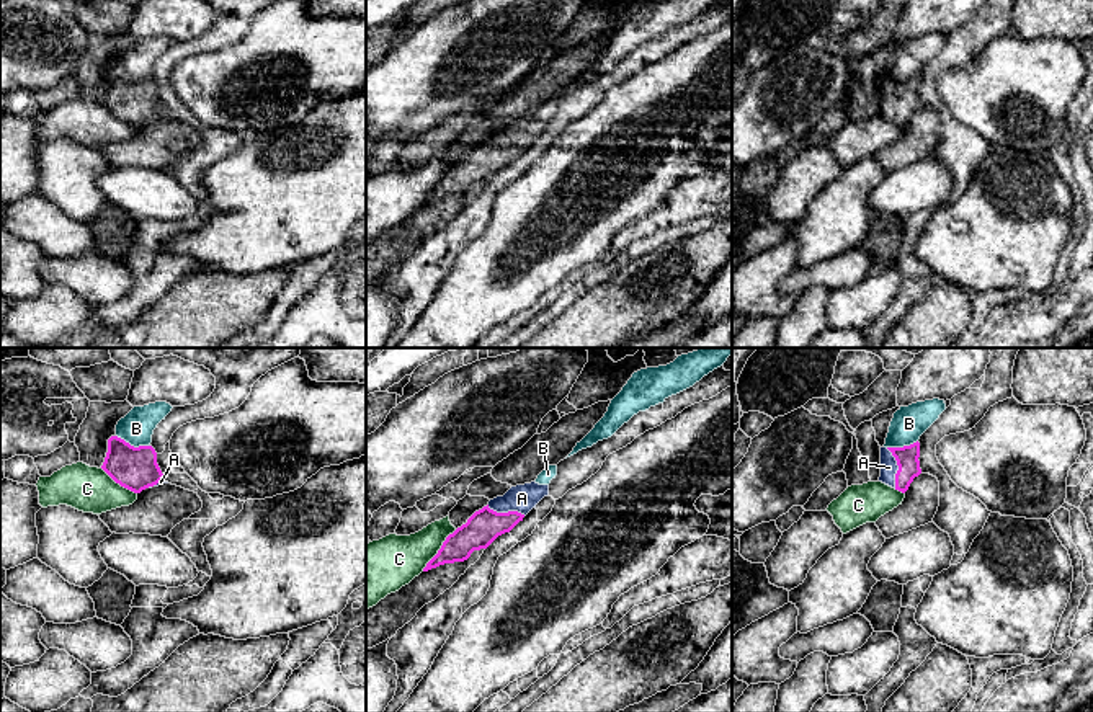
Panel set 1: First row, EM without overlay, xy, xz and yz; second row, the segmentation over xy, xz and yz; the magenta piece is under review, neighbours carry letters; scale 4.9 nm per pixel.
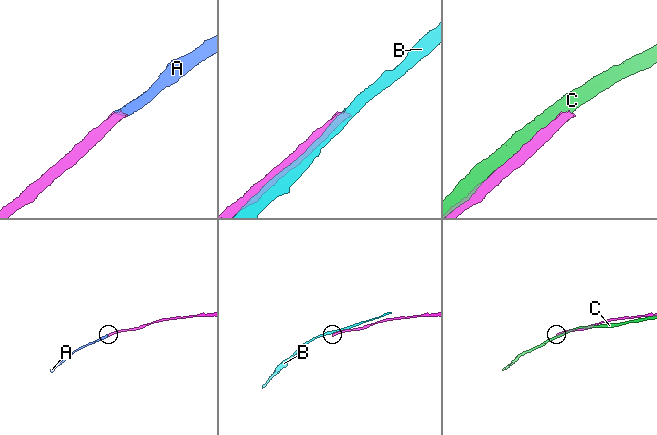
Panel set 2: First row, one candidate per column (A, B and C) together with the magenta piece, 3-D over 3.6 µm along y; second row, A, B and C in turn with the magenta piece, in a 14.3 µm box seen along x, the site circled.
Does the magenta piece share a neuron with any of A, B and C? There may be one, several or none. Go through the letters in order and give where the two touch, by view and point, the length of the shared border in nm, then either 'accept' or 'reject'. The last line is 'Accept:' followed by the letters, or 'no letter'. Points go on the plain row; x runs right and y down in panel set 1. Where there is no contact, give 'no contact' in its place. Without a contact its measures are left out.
A: contact yz (899, 102); length 200 nm; accept
B: contact xy (133, 80); length 180 nm; reject
C: contact xz (440, 183); length 260 nm; reject
Accept: A

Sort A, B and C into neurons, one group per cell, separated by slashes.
A / B / C

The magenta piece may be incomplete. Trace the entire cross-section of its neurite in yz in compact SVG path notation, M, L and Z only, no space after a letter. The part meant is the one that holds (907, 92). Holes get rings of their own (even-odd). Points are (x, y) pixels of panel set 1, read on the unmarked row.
M920 77L903 82L881 82L881 111L879 116L905 127L920 103Z

